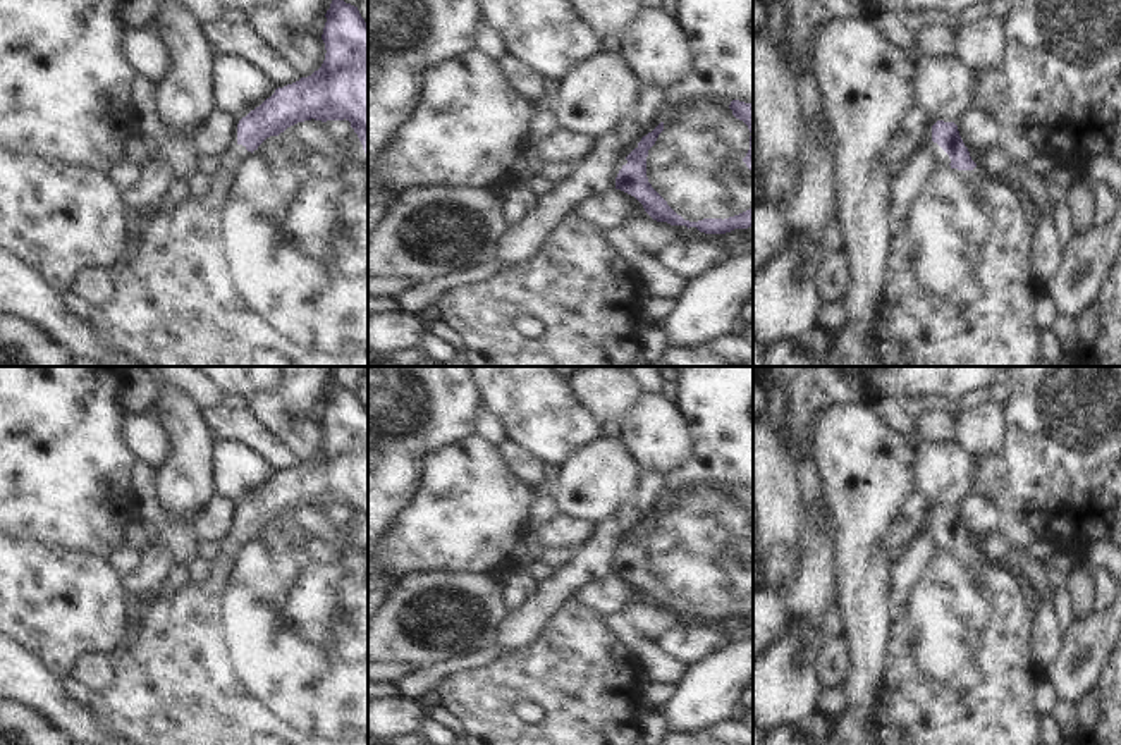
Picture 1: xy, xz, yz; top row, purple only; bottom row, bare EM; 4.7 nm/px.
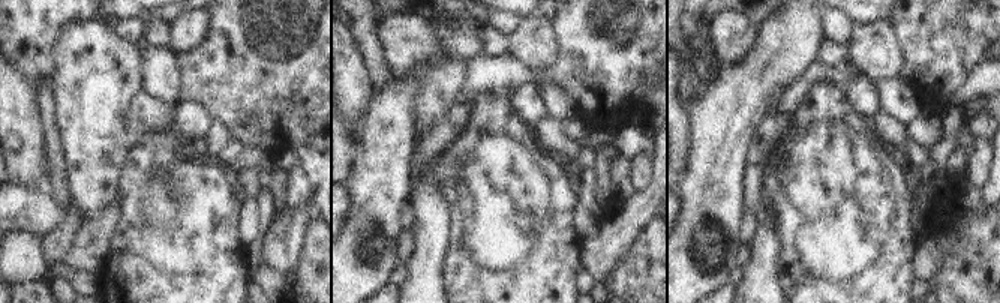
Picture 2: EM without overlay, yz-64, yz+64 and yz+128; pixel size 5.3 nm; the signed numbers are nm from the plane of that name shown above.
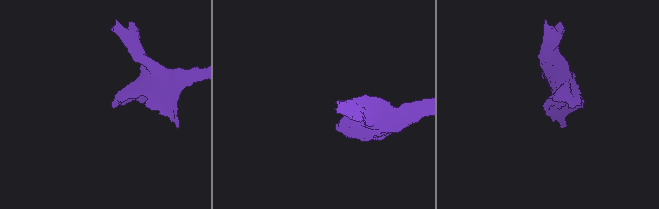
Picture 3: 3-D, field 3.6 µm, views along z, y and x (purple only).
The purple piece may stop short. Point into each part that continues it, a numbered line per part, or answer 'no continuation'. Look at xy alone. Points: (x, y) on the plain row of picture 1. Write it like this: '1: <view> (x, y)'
1: xy (176, 685)

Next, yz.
1: yz (991, 701)

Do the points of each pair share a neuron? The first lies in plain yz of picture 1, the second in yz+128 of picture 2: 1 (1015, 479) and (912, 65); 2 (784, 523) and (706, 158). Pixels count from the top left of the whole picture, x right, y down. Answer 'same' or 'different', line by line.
1: same
2: different

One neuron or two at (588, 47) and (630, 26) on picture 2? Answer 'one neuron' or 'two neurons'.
one neuron

